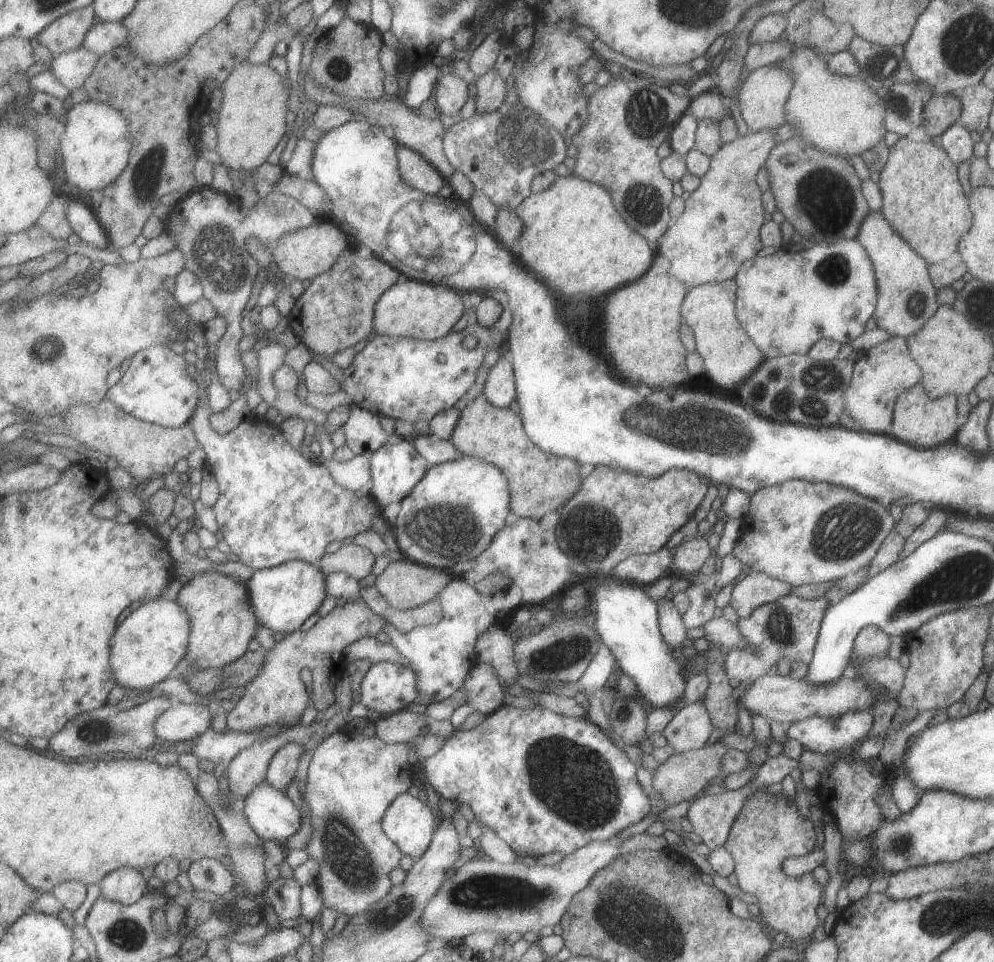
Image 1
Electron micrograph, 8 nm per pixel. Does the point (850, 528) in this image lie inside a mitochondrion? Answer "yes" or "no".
yes

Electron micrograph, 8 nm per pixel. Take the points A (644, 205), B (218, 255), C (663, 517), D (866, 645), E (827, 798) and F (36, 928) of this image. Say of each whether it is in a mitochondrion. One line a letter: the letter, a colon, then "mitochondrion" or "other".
A: mitochondrion
B: mitochondrion
C: other
D: other
E: other
F: other

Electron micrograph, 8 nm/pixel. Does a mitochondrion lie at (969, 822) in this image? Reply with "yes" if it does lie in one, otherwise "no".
no

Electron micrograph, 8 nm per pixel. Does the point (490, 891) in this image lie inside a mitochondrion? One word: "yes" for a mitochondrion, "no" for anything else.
yes

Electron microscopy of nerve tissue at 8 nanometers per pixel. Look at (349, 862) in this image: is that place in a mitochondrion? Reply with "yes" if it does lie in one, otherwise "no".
yes

